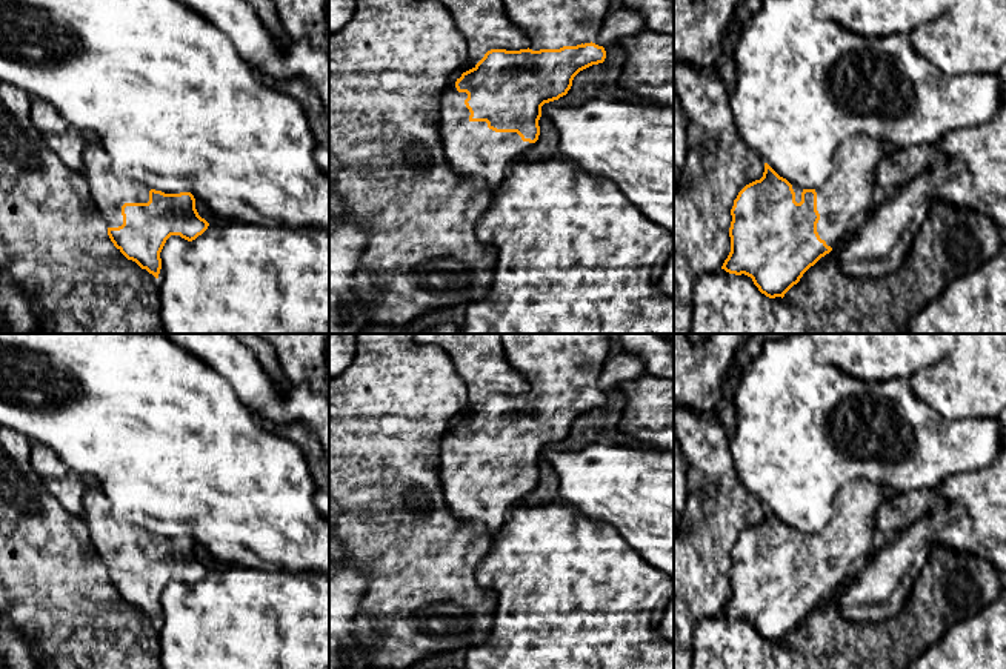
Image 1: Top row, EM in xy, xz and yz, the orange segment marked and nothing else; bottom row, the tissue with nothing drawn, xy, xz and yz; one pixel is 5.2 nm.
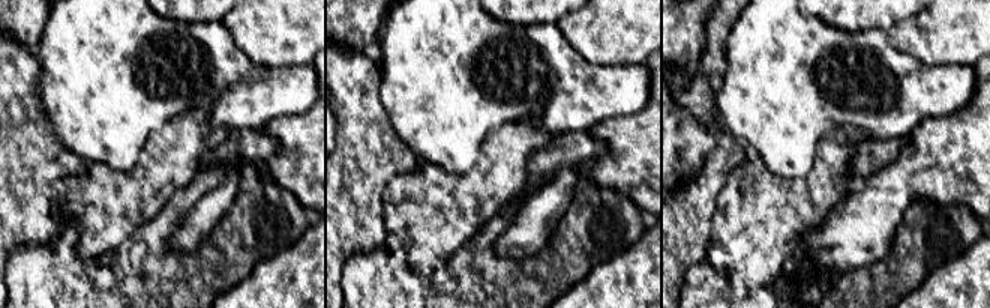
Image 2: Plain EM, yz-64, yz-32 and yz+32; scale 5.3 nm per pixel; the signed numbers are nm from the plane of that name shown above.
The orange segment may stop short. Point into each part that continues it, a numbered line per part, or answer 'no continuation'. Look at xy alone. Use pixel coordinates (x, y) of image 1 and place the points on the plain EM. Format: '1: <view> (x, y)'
1: xy (109, 535)

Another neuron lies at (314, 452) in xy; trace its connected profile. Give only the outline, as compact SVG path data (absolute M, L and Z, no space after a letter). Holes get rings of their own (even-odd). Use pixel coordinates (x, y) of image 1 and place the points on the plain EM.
M257 414L252 415L260 426L295 441L301 448L315 483L315 506L323 517L329 518L329 458L326 457L325 448L317 434L301 423L281 426Z

